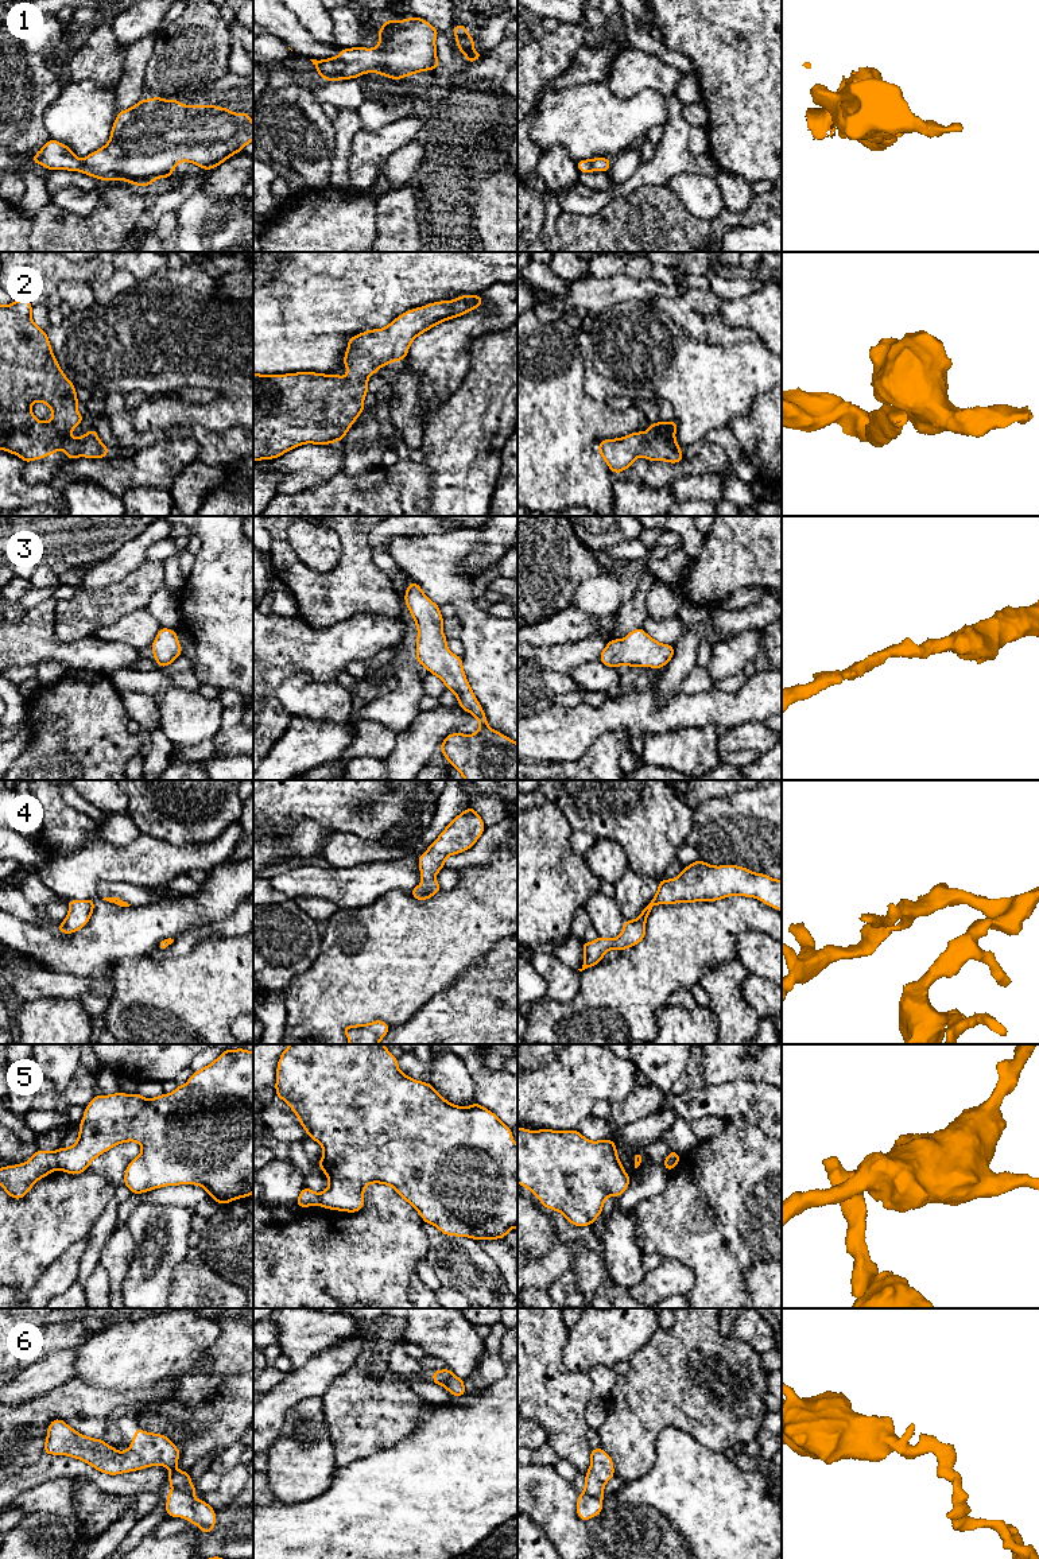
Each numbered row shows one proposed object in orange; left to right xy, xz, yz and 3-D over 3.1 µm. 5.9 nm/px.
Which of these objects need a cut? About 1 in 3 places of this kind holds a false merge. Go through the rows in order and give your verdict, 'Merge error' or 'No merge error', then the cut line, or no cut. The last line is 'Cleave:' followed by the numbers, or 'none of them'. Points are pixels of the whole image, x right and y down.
1: No merge error. No split
2: No merge error. No split
3: No merge error. No split
4: No merge error. No split
5: Merge error. Split along xy (54, 1152), (58, 1167)
6: Merge error. Split along xy (173, 1488), (187, 1492), (192, 1496)
Cleave: 5, 6

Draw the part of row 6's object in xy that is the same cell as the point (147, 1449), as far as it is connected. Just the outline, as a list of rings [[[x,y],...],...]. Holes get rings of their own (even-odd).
[[[54,1419],[47,1431],[44,1454],[69,1455],[81,1459],[96,1470],[116,1475],[148,1466],[167,1466],[168,1482],[172,1489],[194,1494],[189,1471],[179,1471],[175,1465],[181,1451],[164,1435],[135,1431],[132,1444],[120,1453],[102,1439],[92,1439],[69,1427],[63,1420]]]

